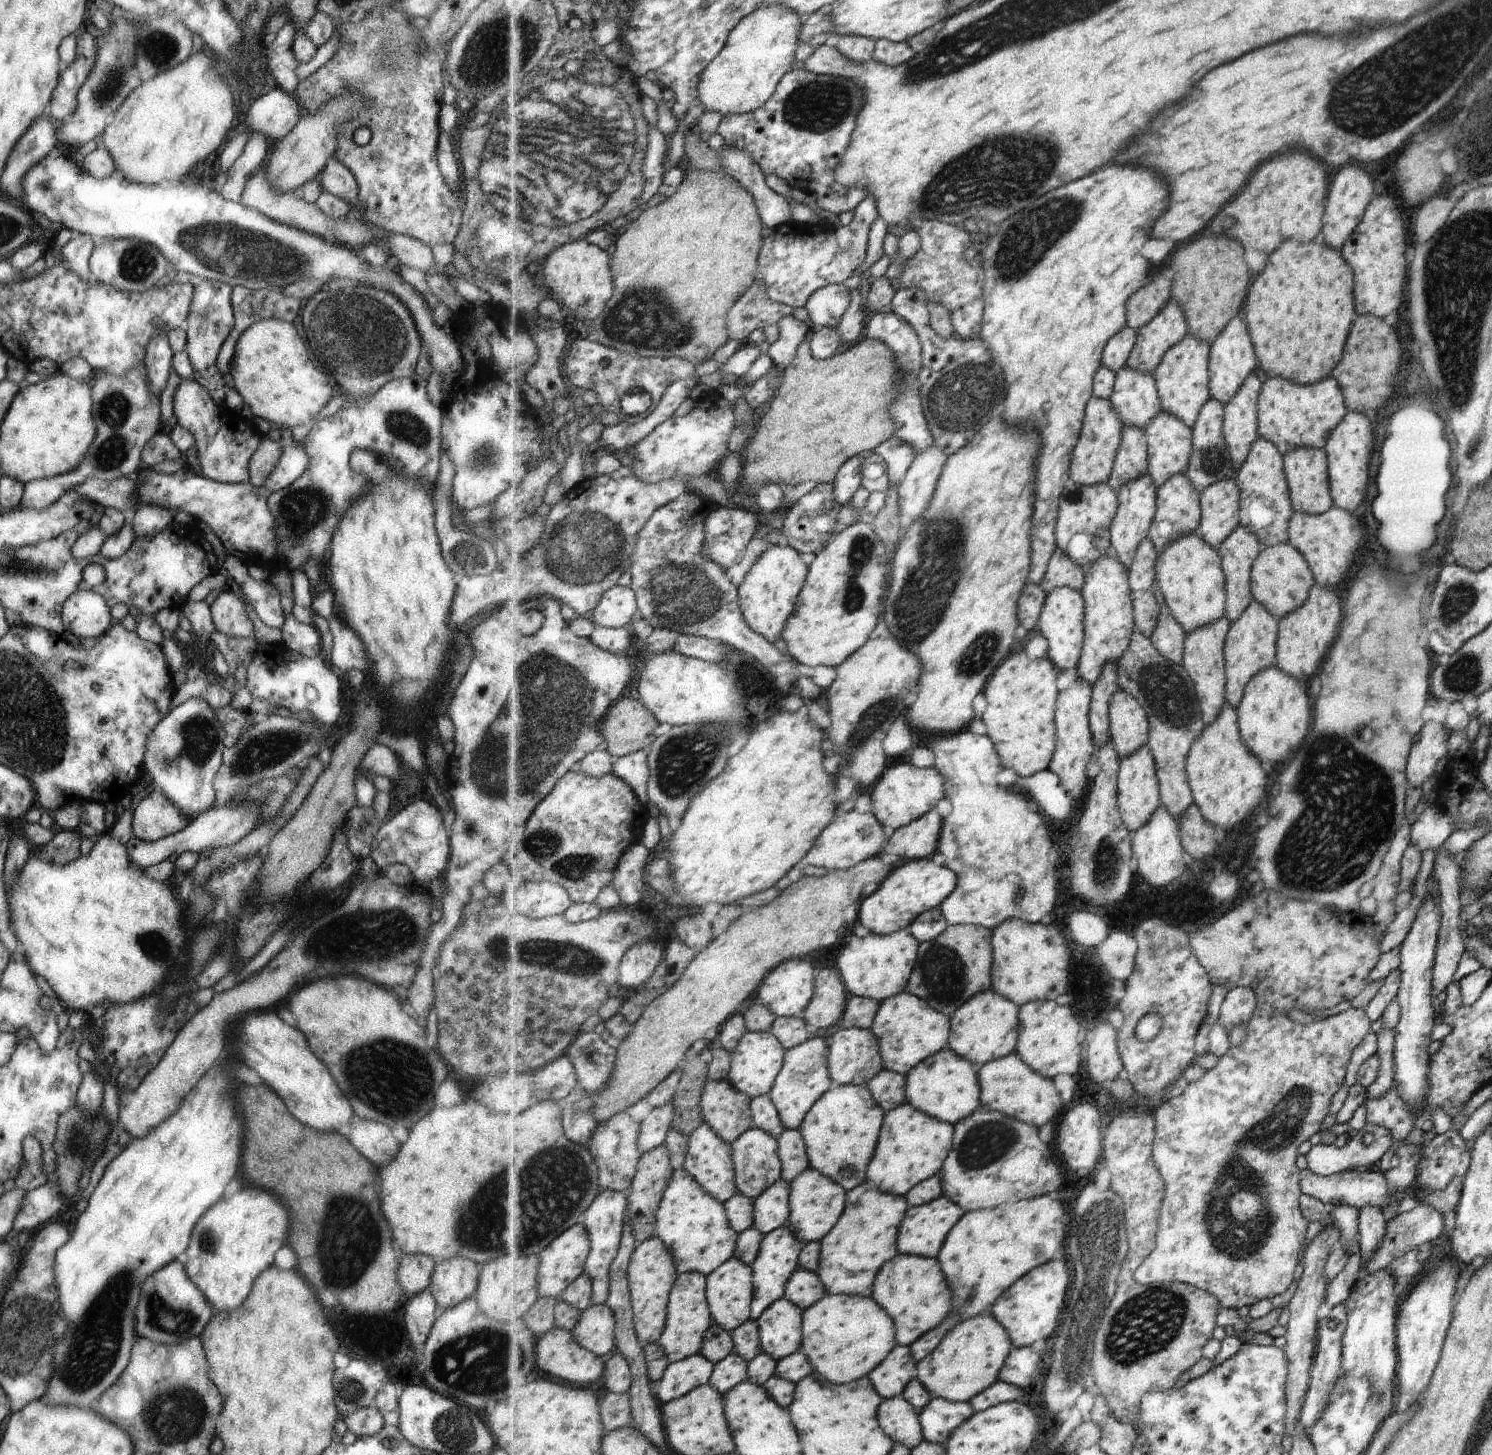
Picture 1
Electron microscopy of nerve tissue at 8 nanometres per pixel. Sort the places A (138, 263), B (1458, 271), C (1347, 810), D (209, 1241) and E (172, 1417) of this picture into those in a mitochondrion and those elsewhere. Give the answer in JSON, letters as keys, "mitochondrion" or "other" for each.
{"A":"mitochondrion","B":"mitochondrion","C":"mitochondrion","D":"mitochondrion","E":"mitochondrion"}

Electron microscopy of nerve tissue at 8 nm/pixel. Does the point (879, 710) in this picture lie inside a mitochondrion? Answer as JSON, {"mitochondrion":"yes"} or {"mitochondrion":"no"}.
{"mitochondrion":"yes"}

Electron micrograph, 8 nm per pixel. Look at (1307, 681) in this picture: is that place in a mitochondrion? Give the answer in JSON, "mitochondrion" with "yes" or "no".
{"mitochondrion":"no"}

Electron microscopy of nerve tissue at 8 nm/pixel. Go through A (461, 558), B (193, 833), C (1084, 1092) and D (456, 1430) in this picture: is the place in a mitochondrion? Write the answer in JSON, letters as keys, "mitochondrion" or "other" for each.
{"A":"mitochondrion","B":"other","C":"other","D":"mitochondrion"}

